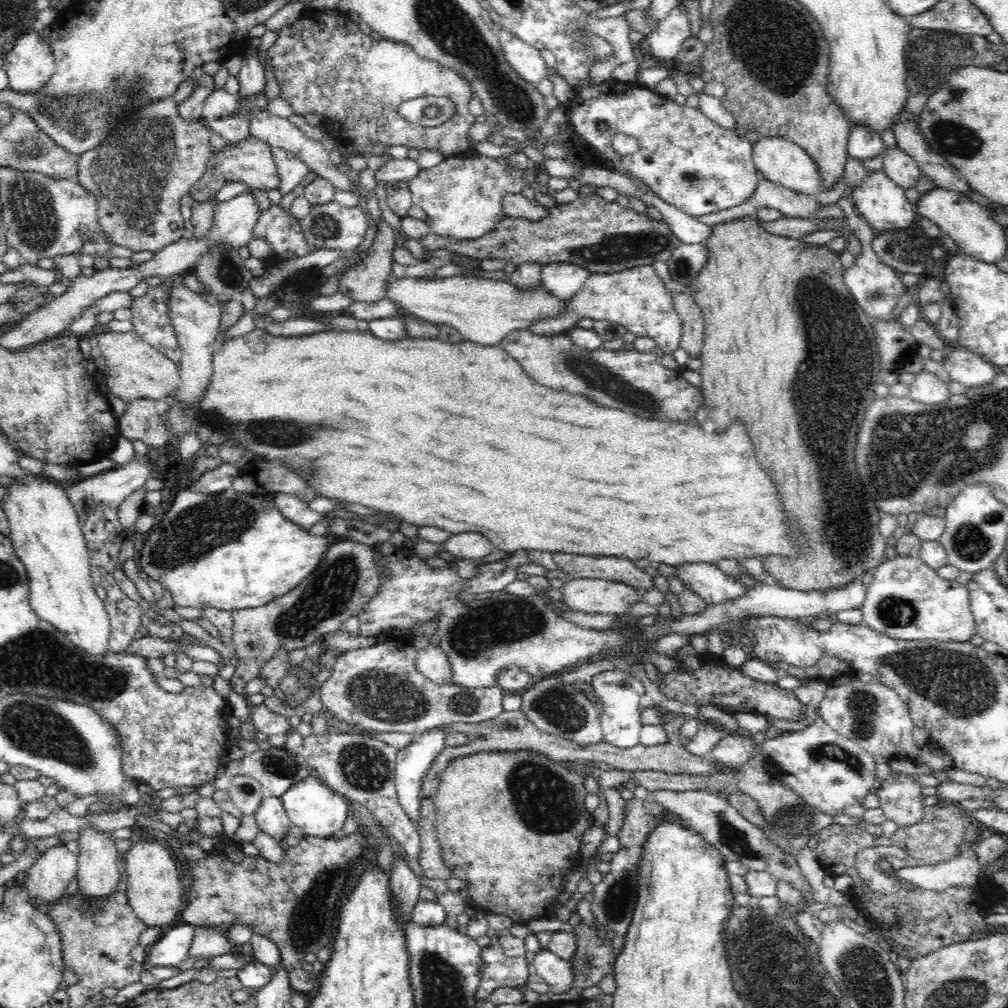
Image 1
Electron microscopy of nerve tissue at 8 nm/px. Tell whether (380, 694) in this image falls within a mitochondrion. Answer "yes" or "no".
yes

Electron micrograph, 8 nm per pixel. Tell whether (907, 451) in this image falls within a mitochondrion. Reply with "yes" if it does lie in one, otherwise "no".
yes

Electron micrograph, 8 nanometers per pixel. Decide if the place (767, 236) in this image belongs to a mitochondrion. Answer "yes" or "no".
no

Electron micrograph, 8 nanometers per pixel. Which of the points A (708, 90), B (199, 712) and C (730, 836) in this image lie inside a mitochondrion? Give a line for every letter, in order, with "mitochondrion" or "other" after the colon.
A: other
B: other
C: mitochondrion

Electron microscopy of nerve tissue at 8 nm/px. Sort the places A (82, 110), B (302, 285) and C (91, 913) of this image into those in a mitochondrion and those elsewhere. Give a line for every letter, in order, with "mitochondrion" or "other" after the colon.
A: mitochondrion
B: other
C: mitochondrion

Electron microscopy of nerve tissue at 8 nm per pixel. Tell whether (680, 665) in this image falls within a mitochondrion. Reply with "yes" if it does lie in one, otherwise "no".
no

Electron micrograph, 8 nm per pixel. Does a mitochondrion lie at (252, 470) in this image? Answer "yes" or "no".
no

